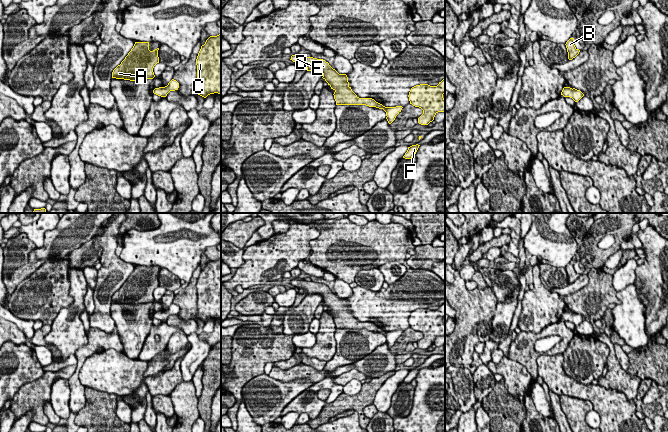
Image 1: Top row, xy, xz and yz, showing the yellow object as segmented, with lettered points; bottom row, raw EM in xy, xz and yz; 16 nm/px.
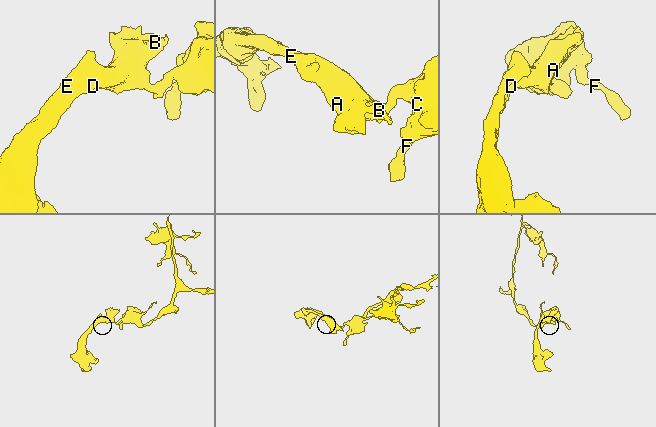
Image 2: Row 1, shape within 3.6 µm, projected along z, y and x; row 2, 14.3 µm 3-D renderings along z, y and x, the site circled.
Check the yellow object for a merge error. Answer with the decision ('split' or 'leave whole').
split

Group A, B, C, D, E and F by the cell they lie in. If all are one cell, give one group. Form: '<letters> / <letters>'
A B D E / C F

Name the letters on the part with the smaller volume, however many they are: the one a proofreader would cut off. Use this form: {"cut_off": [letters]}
{"cut_off": ["A", "B", "D", "E"]}

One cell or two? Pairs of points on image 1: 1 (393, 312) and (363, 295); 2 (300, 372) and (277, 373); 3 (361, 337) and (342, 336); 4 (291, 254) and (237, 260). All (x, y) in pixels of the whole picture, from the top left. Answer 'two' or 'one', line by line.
1: one
2: one
3: one
4: two

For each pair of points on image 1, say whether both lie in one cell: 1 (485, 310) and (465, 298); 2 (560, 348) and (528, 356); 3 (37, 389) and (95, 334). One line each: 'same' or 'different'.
1: same
2: same
3: different

